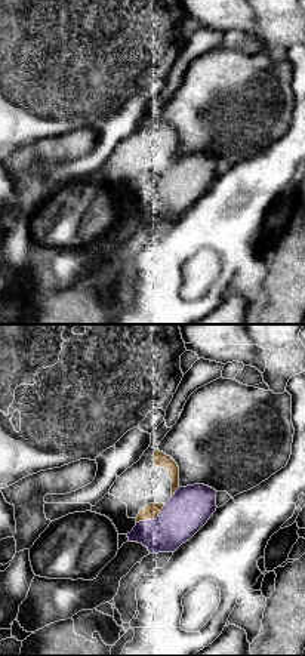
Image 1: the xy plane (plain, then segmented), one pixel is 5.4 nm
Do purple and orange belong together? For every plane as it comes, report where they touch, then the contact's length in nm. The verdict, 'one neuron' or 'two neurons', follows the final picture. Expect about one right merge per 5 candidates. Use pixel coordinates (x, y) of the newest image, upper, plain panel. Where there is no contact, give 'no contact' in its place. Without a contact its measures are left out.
meets purple at (153, 188); contact 190 nm long

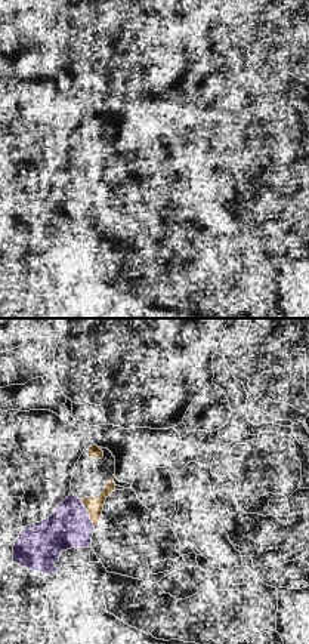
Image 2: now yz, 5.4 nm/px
meets purple at (86, 181); contact 170 nm long

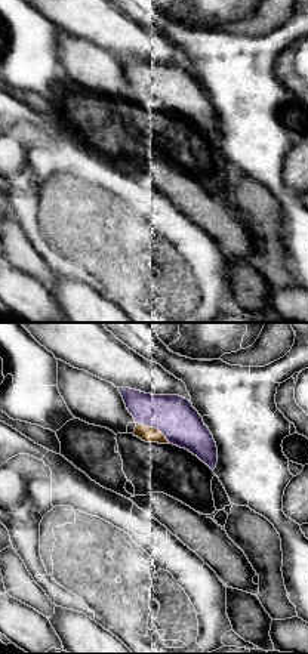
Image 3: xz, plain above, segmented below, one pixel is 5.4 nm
meets purple at (153, 95); contact 220 nm long

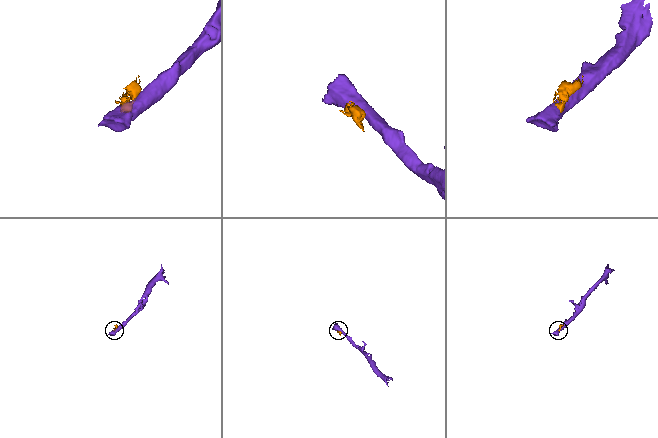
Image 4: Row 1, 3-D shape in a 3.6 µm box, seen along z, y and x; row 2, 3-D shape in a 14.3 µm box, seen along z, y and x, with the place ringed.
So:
two neurons

